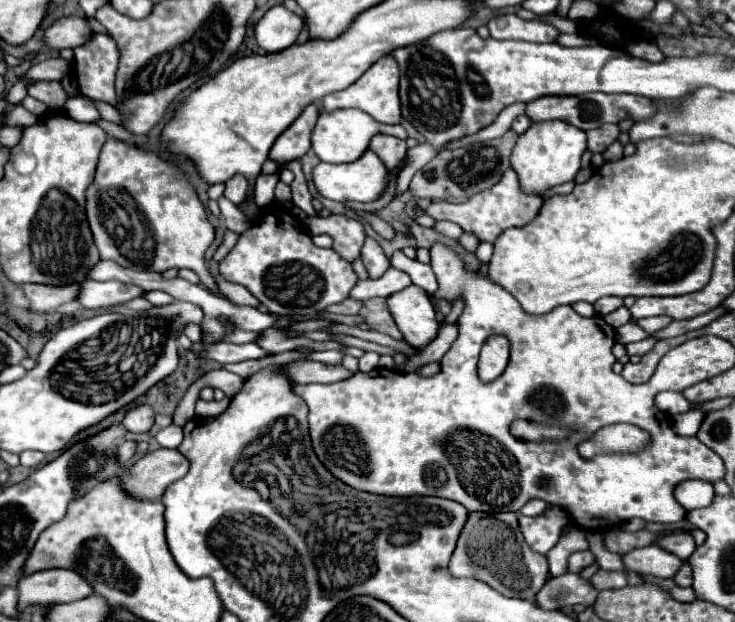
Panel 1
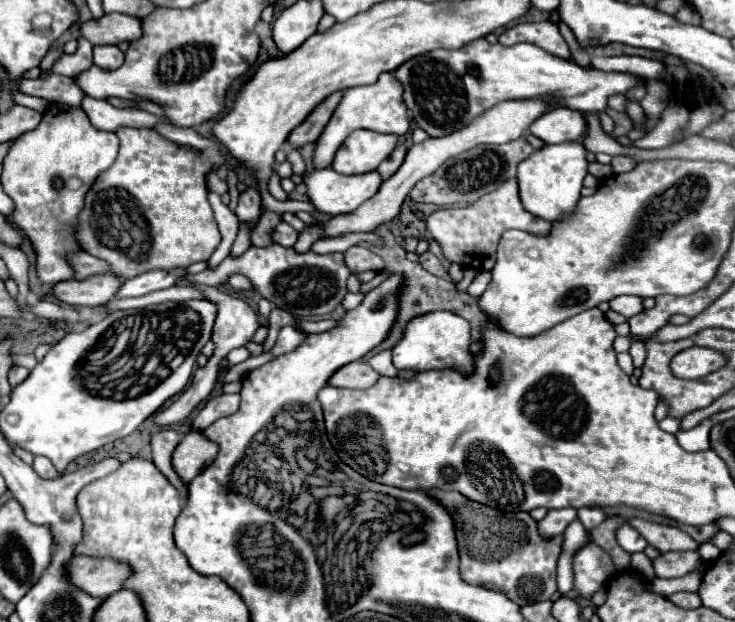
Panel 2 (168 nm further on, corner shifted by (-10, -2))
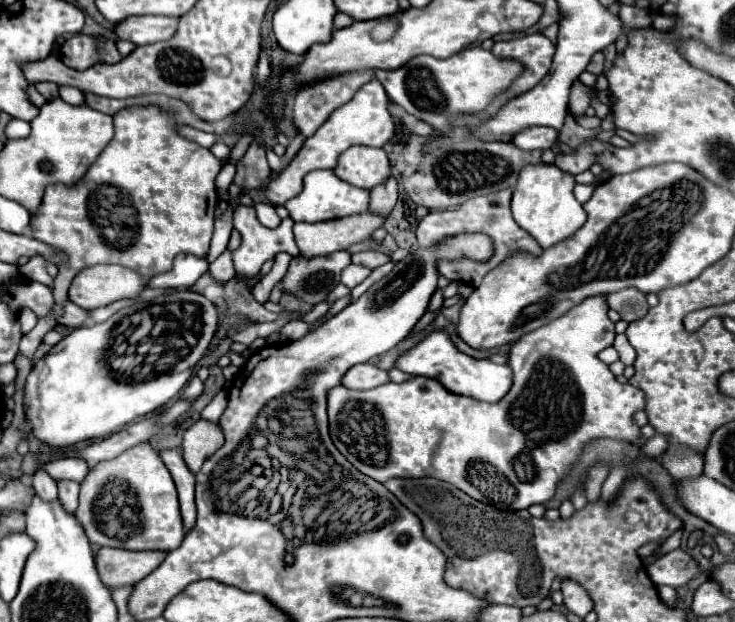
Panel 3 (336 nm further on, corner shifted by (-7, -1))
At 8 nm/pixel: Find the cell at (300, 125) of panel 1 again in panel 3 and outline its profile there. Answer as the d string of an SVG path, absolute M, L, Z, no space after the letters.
M369 71L345 73L329 81L319 81L317 85L307 85L299 89L291 111L293 125L303 137L311 137L337 107L341 107L355 95L359 85L365 85L371 79L373 73Z

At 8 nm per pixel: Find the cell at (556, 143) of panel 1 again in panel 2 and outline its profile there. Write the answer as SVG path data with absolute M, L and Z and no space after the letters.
M564 142L556 146L544 146L536 150L530 158L518 164L518 184L520 184L520 202L526 212L536 218L544 218L550 224L562 222L570 212L576 210L580 200L582 180L588 174L586 148L578 142Z

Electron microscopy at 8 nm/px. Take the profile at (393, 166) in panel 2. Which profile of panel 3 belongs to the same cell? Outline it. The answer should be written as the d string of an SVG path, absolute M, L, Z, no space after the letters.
M391 175L383 185L371 189L371 205L369 209L379 215L389 215L397 201L397 179Z

